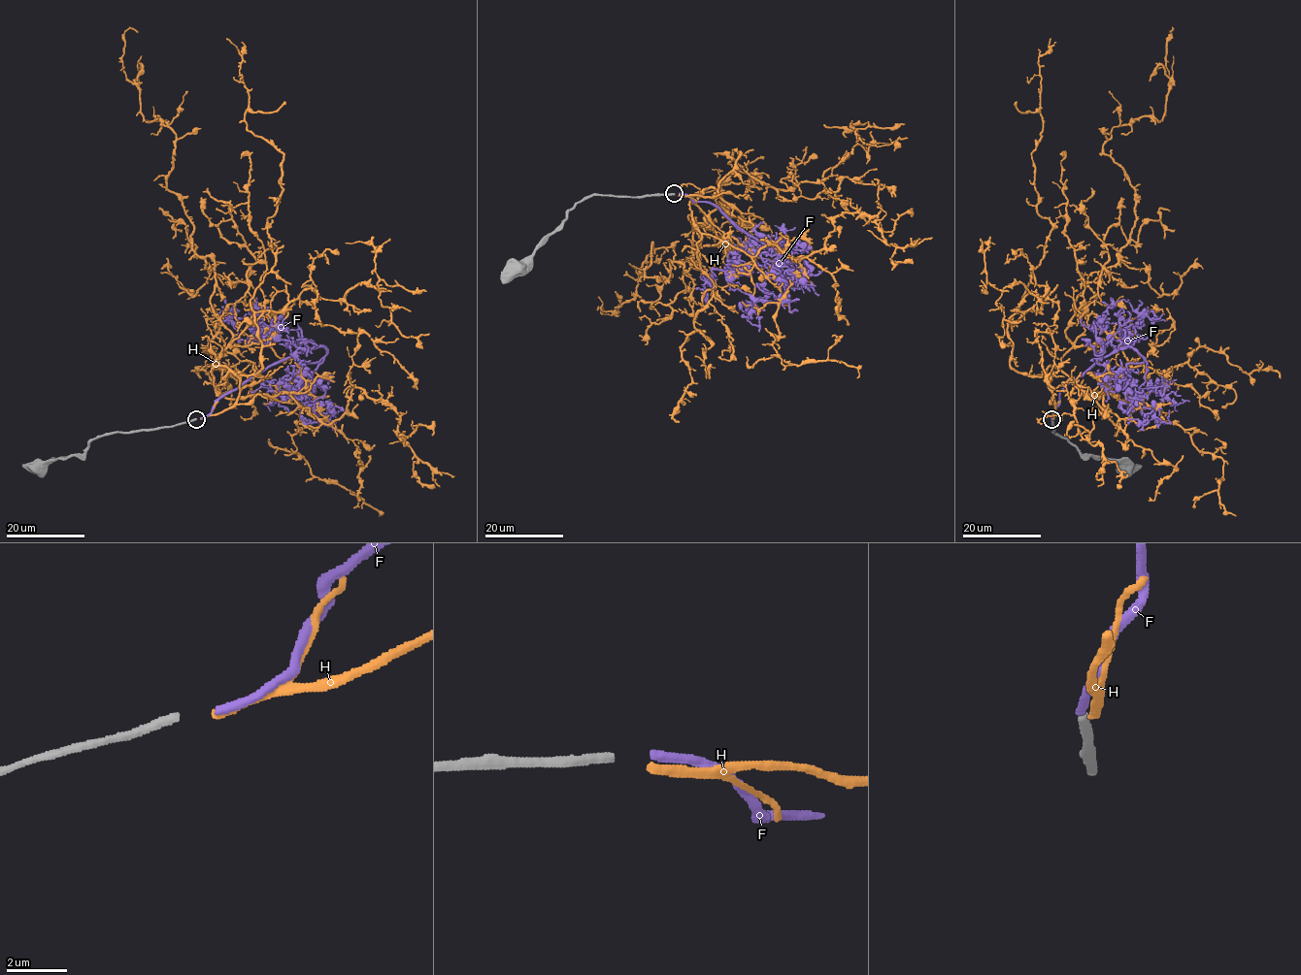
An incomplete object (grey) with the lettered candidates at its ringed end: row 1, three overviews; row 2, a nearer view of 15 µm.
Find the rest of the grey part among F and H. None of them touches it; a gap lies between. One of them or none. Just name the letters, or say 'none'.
F

